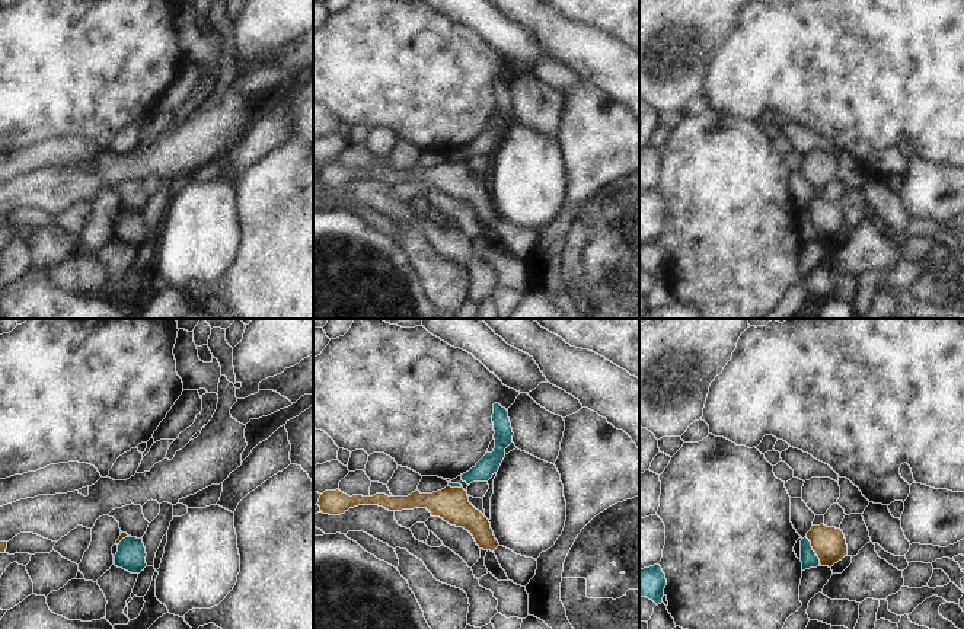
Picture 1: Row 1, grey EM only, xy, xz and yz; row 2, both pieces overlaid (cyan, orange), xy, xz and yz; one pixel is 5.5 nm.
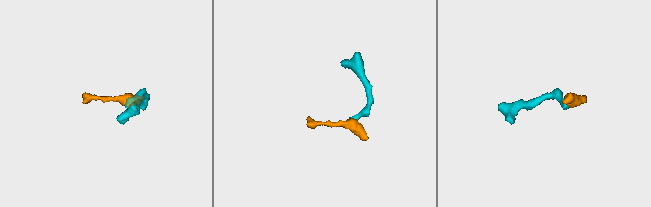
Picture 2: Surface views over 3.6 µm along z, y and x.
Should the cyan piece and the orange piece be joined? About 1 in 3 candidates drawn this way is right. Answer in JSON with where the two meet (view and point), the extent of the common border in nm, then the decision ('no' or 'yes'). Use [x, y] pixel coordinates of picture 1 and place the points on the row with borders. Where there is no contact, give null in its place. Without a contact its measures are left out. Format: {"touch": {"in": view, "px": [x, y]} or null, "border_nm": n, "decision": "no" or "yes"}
{"touch": {"in": "yz", "px": [813, 551]}, "border_nm": 180, "decision": "no"}

